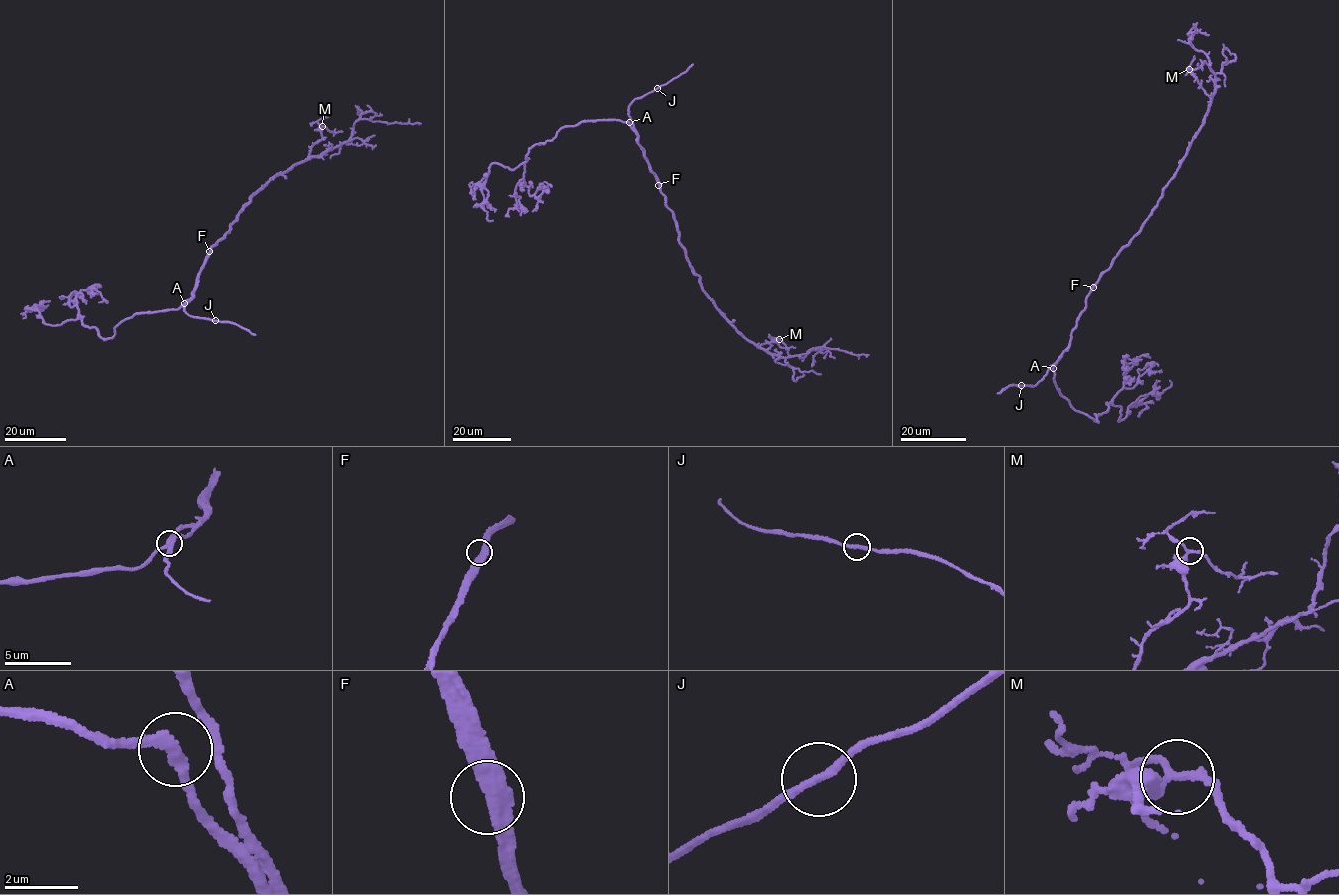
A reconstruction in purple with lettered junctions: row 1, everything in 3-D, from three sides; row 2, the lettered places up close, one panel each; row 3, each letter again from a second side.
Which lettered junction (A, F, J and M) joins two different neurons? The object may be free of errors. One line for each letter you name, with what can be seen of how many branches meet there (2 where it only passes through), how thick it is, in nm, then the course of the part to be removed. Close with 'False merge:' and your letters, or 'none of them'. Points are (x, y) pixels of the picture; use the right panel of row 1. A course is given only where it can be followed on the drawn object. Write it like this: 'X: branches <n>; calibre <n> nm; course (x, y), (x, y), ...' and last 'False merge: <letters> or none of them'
False merge: none of them

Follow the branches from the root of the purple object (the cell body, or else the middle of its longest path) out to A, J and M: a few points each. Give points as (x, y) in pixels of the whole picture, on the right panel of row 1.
A: (1093, 287), (1071, 334), (1070, 345), (1053, 368)
J: (1093, 287), (1071, 334), (1070, 345), (1041, 380), (1032, 386), (1021, 385)
M: (1093, 287), (1156, 205), (1202, 122), (1210, 97), (1189, 69)

